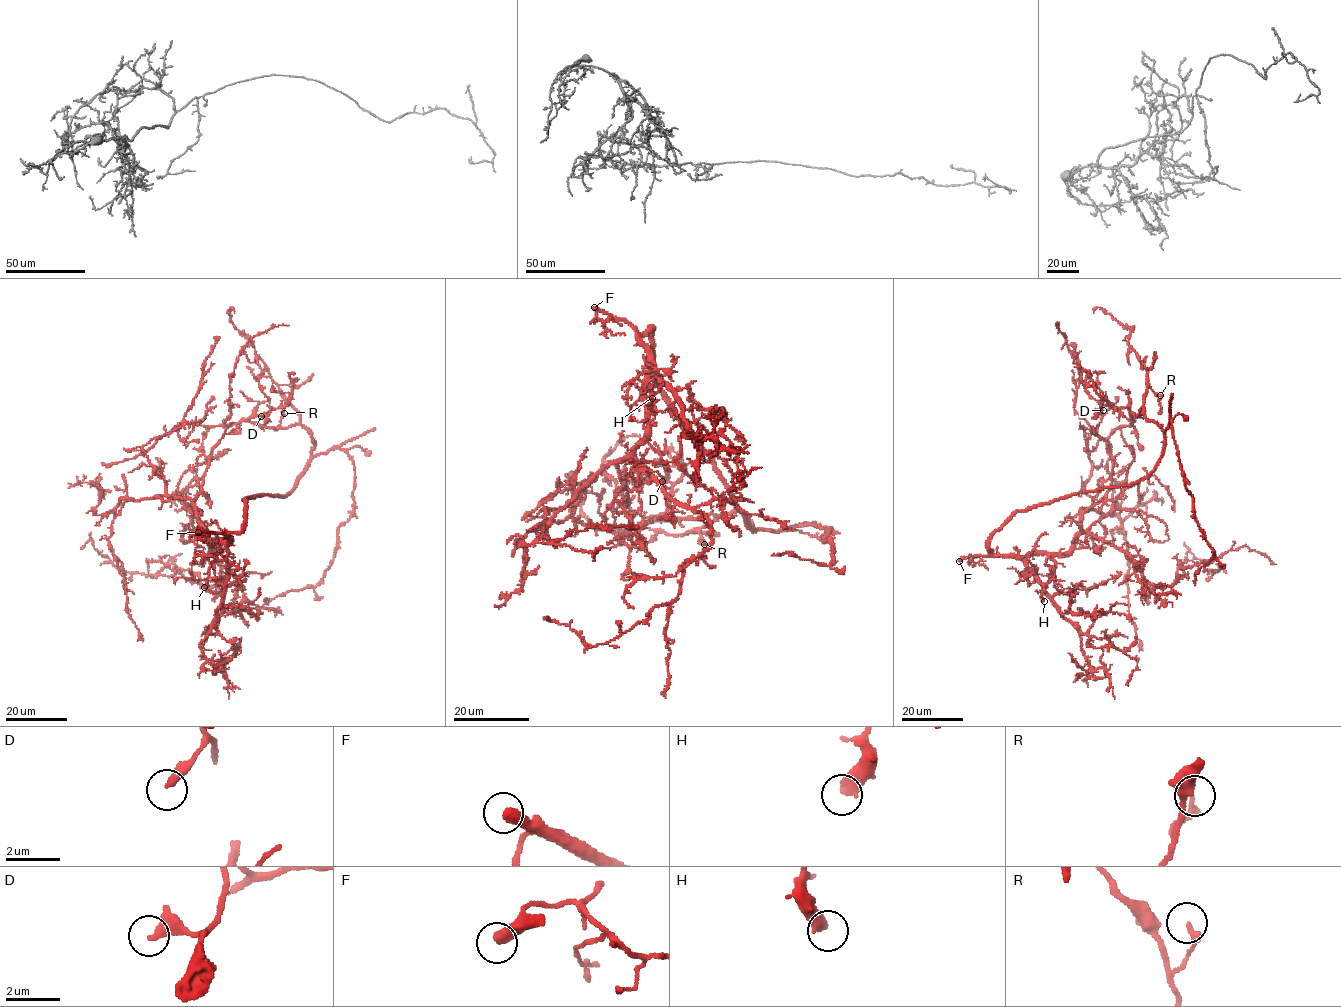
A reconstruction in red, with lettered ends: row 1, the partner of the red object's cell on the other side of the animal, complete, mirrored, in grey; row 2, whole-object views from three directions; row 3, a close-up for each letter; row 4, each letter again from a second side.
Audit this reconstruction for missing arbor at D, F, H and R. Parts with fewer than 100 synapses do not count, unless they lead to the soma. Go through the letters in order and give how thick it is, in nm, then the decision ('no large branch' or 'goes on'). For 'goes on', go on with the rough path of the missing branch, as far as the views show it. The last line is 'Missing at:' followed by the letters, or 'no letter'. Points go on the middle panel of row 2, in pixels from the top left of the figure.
D: 280 nm | no large branch
F: 400 nm | goes on | (594, 307), (556, 300), (537, 304), (494, 325), (501, 322), (497, 315), (486, 332), (535, 289), (529, 288)
H: 460 nm | no large branch
R: 240 nm | no large branch
Missing at: F

